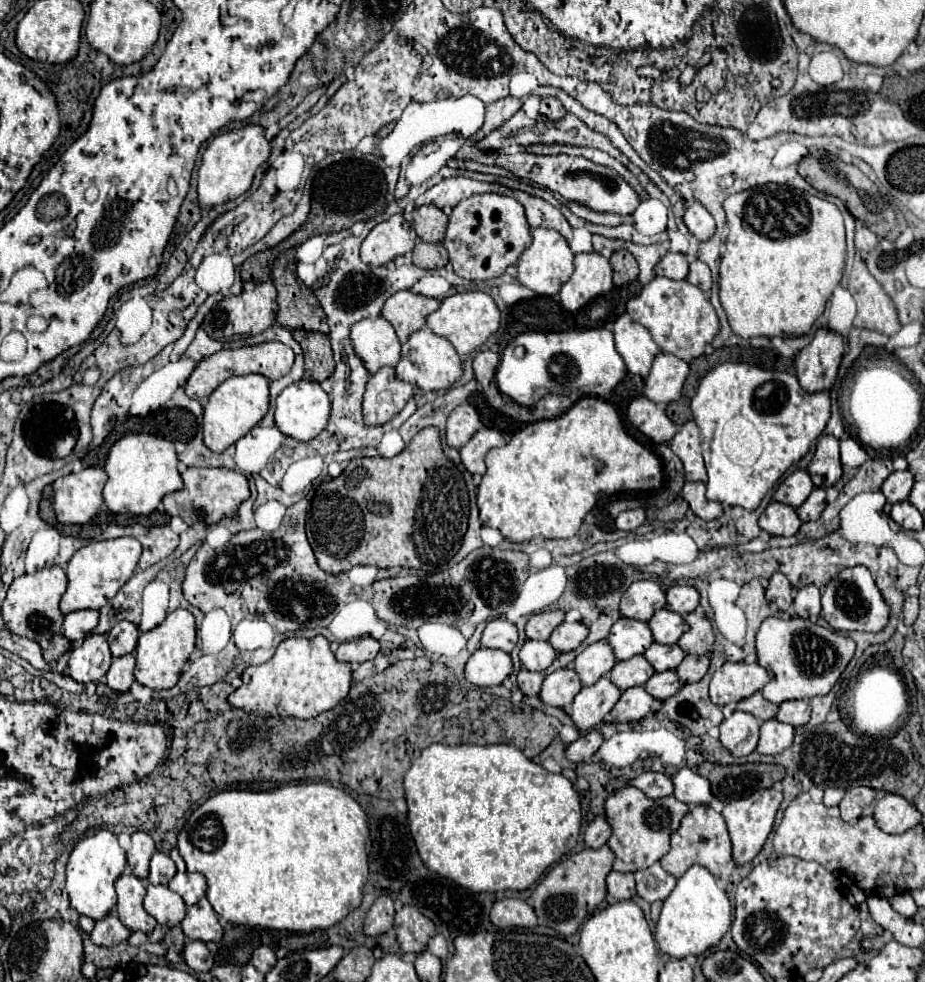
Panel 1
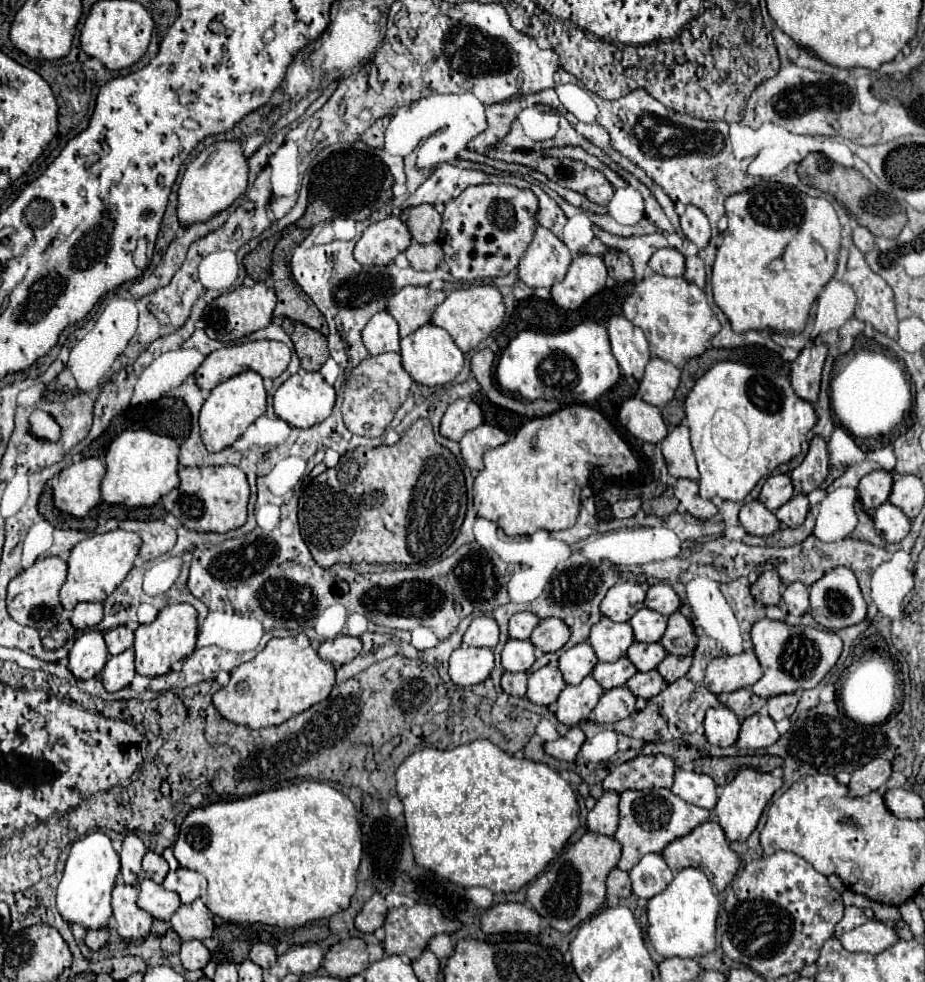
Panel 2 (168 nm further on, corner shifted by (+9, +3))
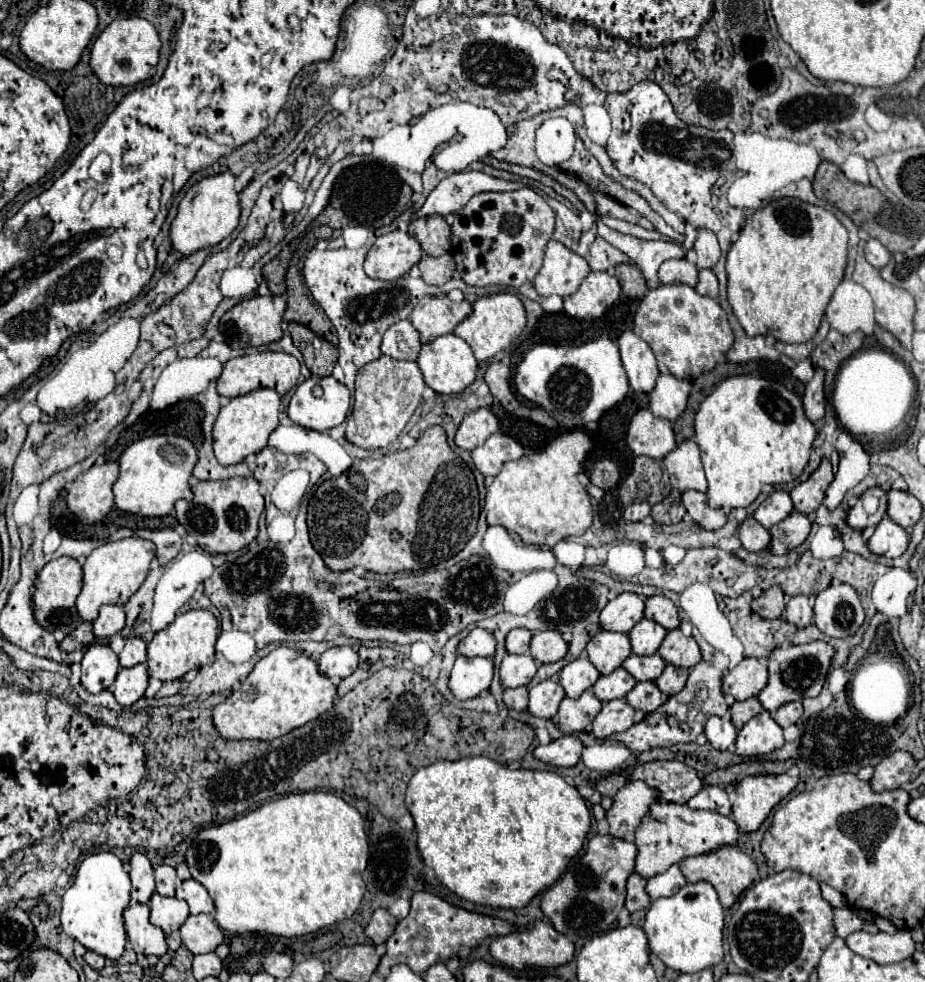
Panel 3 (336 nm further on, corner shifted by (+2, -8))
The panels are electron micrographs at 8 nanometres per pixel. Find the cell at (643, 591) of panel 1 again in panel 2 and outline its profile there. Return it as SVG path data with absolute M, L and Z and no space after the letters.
M617 582L601 600L601 614L613 622L629 622L631 616L643 608L645 592L635 582Z

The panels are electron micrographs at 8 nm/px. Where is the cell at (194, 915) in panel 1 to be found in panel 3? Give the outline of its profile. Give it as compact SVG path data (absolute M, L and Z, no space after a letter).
M190 915L186 923L180 927L182 933L182 943L194 953L194 955L204 955L214 951L222 941L222 931L216 925L212 915Z

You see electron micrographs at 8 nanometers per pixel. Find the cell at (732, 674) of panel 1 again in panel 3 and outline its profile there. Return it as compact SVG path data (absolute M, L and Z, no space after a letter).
M746 657L722 677L722 693L732 695L736 701L746 701L756 697L766 687L766 683L766 665L754 657Z

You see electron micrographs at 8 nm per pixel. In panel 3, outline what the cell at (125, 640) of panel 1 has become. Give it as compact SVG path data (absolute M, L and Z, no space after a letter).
M128 637L126 647L118 655L122 667L134 667L146 661L146 643L140 637Z

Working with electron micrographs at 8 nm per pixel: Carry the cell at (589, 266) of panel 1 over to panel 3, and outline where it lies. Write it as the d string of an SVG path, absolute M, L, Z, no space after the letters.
M592 271L576 293L564 299L563 310L576 319L598 319L620 297L616 277L606 271Z

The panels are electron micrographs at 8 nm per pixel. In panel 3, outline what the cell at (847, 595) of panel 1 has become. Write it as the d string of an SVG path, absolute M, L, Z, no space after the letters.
M834 581L816 595L814 625L828 637L850 637L864 625L864 609L852 585Z

